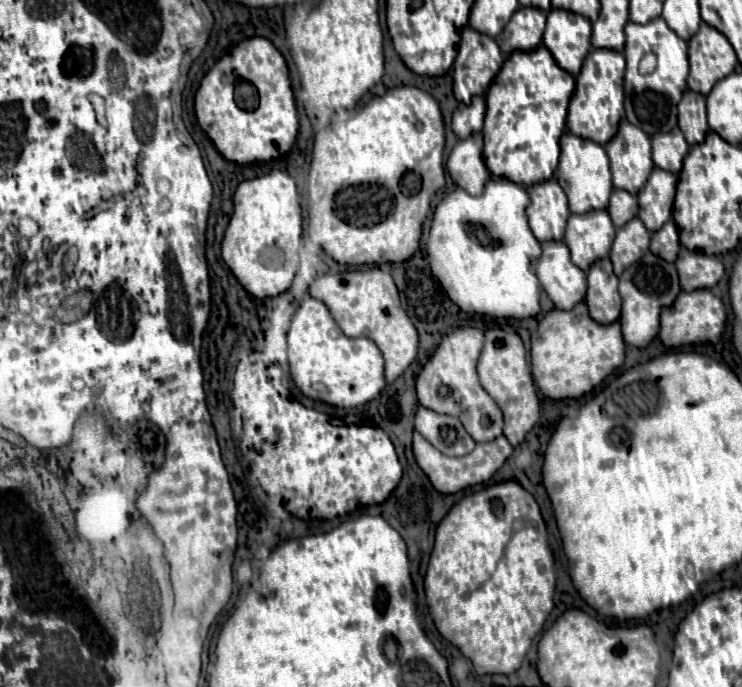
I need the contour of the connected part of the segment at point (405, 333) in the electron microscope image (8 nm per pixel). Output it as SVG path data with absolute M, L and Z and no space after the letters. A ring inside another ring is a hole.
M370 268L346 270L340 274L322 274L310 284L310 296L322 300L330 308L330 314L346 336L366 336L376 342L386 364L386 384L392 384L416 358L418 332L408 314L402 310L398 288L388 272Z

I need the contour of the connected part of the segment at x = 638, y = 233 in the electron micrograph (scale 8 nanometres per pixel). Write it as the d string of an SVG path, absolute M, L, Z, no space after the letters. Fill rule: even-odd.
M634 218L630 224L624 224L616 230L614 244L610 248L610 260L614 266L614 274L620 276L624 268L638 262L646 252L650 244L650 232L642 224L642 220Z

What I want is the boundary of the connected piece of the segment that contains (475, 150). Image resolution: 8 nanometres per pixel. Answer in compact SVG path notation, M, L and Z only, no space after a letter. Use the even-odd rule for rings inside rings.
M480 132L470 134L452 148L446 160L446 170L450 172L454 182L460 188L466 188L466 192L470 192L472 196L478 196L478 192L482 192L486 180L490 180L490 172L482 158Z

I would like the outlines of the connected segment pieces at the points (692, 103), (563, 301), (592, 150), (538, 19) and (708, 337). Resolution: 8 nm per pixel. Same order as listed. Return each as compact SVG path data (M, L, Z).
M690 88L684 92L684 96L678 104L678 124L690 146L702 144L702 140L708 132L706 98L702 94L690 92Z
M562 240L542 244L542 256L534 260L534 272L542 280L544 292L556 308L570 310L586 296L586 274L572 264L570 252Z
M564 132L560 140L560 166L556 169L554 177L558 184L562 184L562 190L568 196L570 212L586 214L590 210L606 208L612 192L612 174L604 146L594 144L592 140L582 140L572 132Z
M518 8L510 18L510 24L500 34L502 52L510 54L514 50L530 52L542 44L542 32L546 26L546 12L540 8Z
M702 288L698 292L680 292L678 300L666 310L662 310L660 320L660 340L668 348L678 348L684 344L702 344L702 342L716 342L724 330L726 310L722 300L712 294L710 290Z

